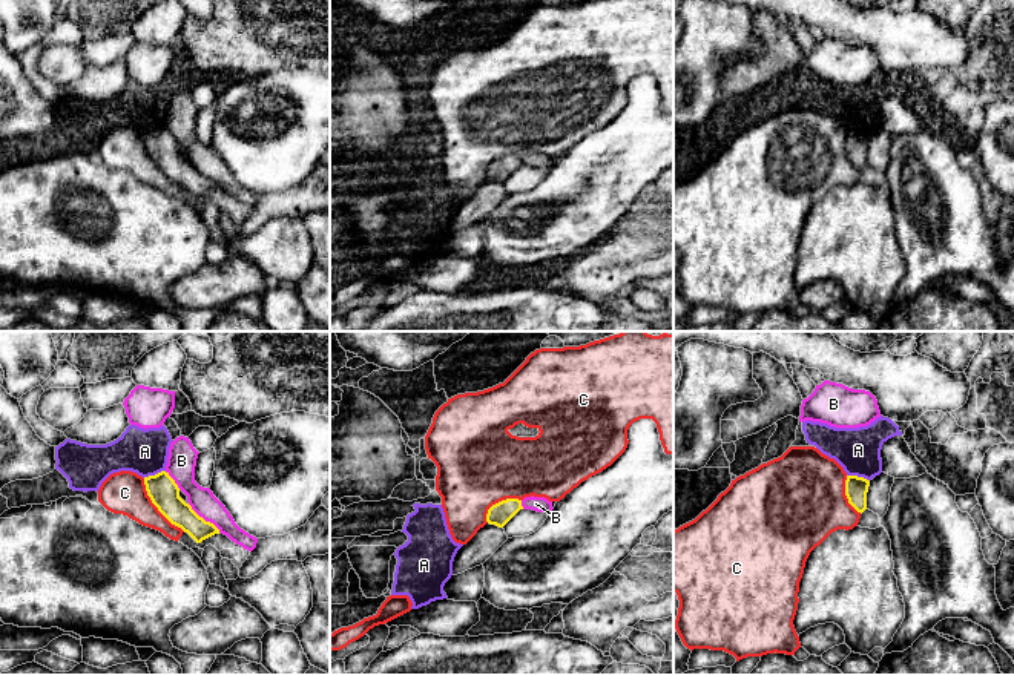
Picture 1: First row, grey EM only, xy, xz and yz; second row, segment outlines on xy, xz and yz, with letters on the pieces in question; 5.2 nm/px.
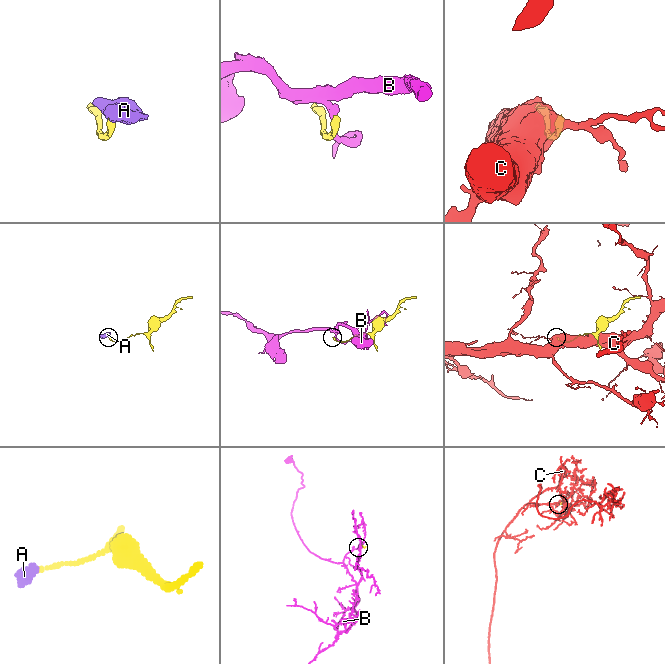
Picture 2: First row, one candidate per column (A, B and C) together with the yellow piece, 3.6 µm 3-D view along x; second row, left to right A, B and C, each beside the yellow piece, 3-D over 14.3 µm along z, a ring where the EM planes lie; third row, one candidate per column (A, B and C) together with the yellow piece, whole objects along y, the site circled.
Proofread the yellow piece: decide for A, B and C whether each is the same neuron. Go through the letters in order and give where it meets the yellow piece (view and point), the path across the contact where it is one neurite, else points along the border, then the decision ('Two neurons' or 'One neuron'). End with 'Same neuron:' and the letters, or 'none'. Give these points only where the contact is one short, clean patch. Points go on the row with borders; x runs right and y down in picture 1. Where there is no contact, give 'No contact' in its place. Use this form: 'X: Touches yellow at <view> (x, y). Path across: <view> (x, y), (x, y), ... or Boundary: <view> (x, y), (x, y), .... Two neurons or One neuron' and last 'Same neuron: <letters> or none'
A: Touches yellow at yz (856, 476). Boundary: yz (847, 474), (856, 474), (869, 480). Two neurons
B: Touches yellow at xy (203, 519). Two neurons
C: Touches yellow at xy (157, 507). Two neurons
Same neuron: none

